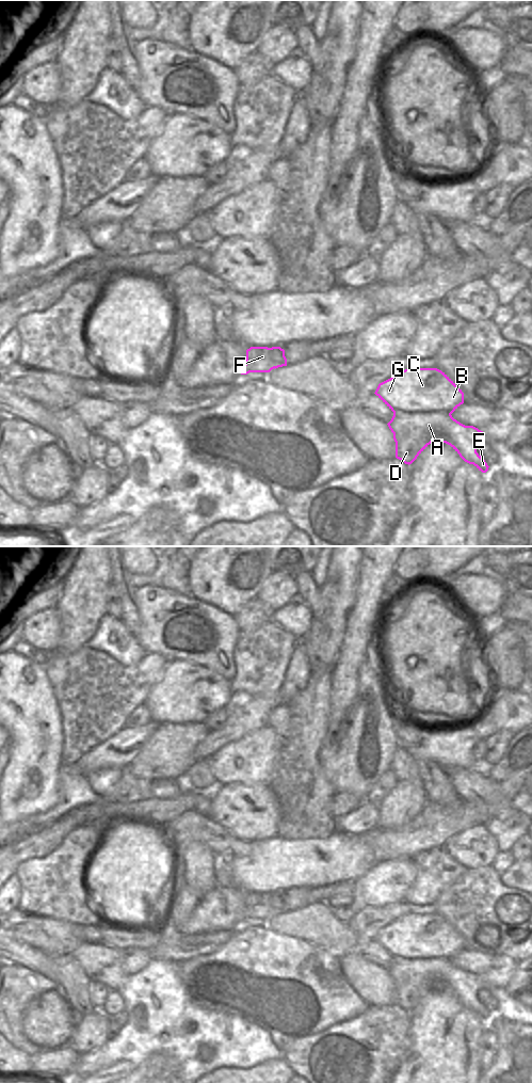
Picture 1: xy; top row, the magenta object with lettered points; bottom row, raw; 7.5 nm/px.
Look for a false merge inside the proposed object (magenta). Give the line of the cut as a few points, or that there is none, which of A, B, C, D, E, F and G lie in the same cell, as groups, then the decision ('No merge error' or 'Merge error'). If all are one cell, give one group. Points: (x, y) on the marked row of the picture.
Split along xy (393, 412), (447, 412), (444, 427), (458, 439), (482, 441). Groups: A D E F / B C G. Merge error

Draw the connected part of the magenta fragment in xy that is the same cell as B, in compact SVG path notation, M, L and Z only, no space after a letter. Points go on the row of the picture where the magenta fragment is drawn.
M407 368L378 384L374 393L393 413L452 414L464 403L462 389L437 368Z

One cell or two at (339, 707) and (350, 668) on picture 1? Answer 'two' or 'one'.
one

